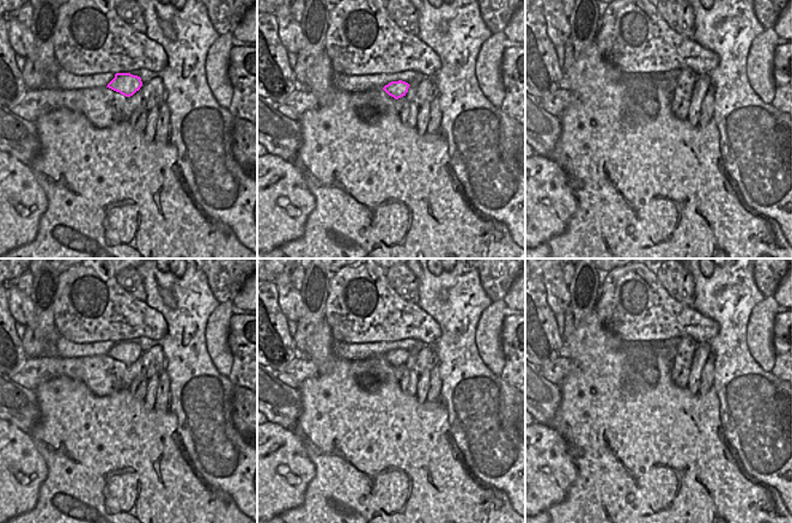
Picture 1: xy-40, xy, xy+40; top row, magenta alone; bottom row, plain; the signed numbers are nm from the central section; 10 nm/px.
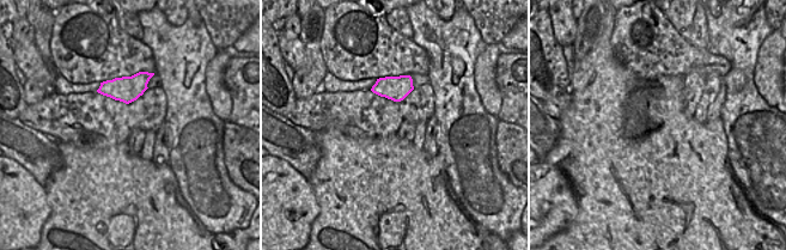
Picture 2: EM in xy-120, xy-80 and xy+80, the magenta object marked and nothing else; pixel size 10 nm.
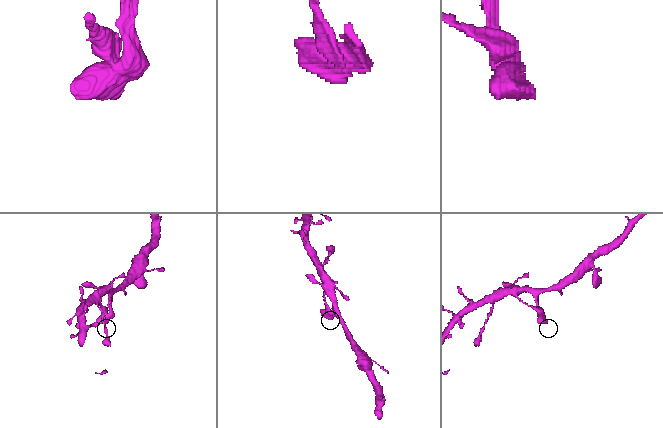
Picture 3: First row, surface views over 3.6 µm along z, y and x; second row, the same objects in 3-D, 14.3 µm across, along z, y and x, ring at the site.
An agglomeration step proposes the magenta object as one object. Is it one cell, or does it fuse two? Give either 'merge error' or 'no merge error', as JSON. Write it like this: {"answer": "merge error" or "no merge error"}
{"answer": "merge error"}

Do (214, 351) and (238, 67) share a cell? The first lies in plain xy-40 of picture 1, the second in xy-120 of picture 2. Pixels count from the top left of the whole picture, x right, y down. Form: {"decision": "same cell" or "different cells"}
{"decision": "different cells"}

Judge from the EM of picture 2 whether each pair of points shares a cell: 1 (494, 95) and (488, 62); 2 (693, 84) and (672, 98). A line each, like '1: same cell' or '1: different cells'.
1: same cell
2: different cells

